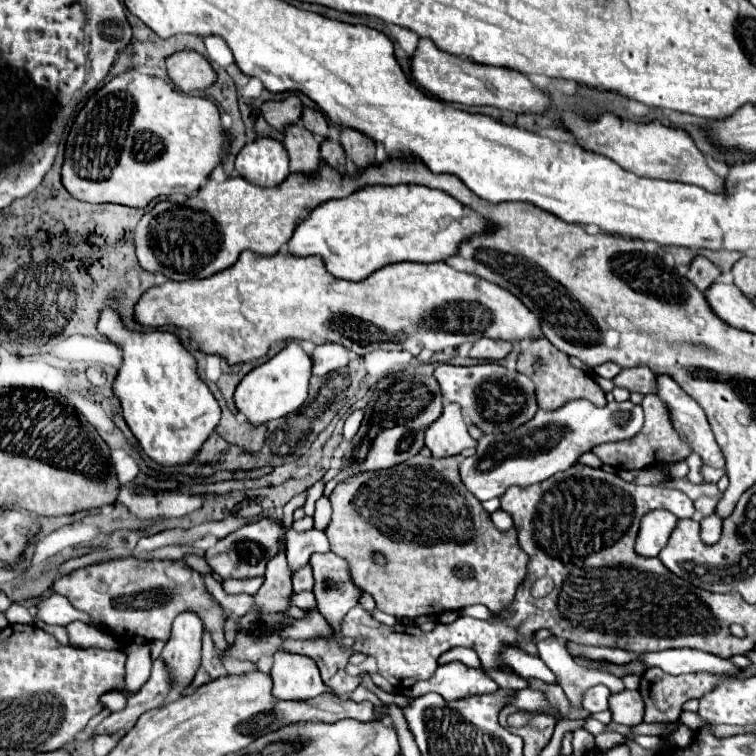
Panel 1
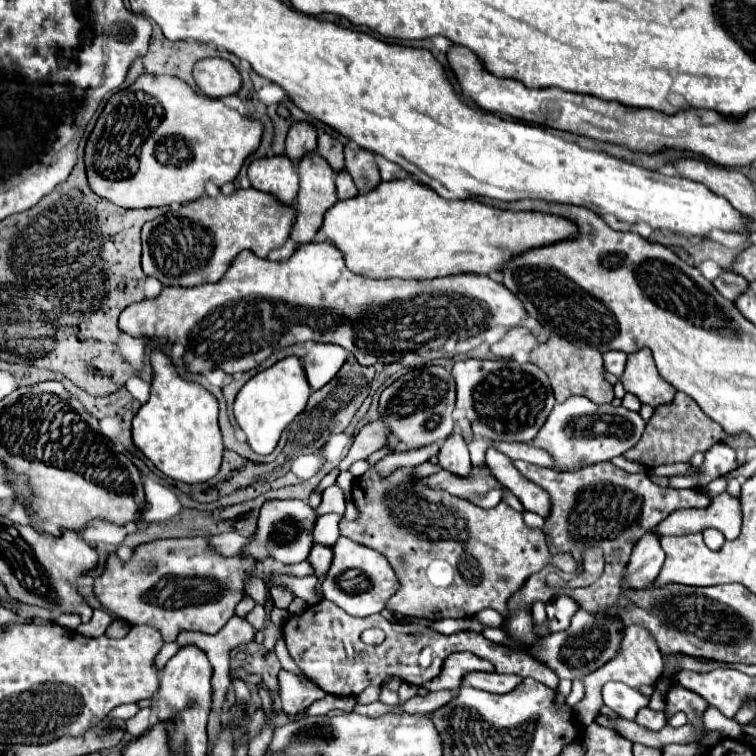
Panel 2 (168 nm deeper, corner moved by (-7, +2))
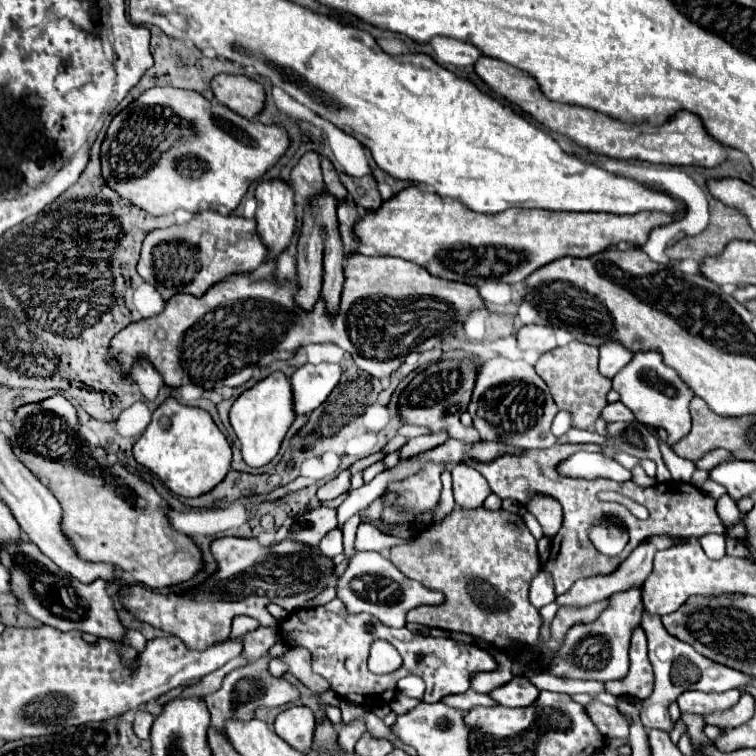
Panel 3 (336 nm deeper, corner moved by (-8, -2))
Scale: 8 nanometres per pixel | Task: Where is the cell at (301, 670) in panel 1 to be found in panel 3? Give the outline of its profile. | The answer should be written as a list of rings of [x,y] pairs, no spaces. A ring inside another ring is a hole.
[[[292,706],[276,716],[276,734],[302,754],[310,752],[314,734],[314,714],[308,706]]]

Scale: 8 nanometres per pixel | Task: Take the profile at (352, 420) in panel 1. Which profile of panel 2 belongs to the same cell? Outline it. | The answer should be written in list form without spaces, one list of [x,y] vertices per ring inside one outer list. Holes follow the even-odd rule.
[[[371,422],[367,426],[363,426],[357,432],[357,436],[353,440],[353,446],[351,446],[351,450],[347,454],[347,458],[339,464],[339,468],[341,470],[347,470],[353,462],[365,460],[369,454],[381,450],[387,444],[389,434],[391,434],[391,430],[389,430],[389,426],[385,422]]]

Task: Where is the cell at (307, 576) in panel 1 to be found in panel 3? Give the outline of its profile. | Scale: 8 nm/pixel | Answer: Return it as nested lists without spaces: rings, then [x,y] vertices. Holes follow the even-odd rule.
[[[330,530],[320,542],[320,554],[326,558],[334,558],[342,552],[342,530]]]

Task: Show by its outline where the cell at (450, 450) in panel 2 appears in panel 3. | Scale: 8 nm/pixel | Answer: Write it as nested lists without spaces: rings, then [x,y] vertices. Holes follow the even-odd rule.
[[[464,462],[454,464],[450,472],[452,472],[456,504],[460,504],[460,508],[466,508],[466,510],[482,506],[484,498],[490,494],[490,486],[486,484],[486,478]]]

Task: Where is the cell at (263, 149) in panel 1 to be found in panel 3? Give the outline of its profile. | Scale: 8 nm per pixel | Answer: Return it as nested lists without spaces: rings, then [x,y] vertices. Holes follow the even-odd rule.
[[[274,178],[262,180],[256,186],[254,196],[258,200],[256,210],[258,234],[270,250],[268,256],[274,256],[290,244],[296,228],[294,190],[288,186],[286,180]]]

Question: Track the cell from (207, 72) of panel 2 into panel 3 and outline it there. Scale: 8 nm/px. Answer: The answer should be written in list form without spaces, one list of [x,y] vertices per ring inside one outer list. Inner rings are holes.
[[[216,74],[210,82],[214,98],[244,118],[254,118],[264,106],[264,88],[242,74]]]

